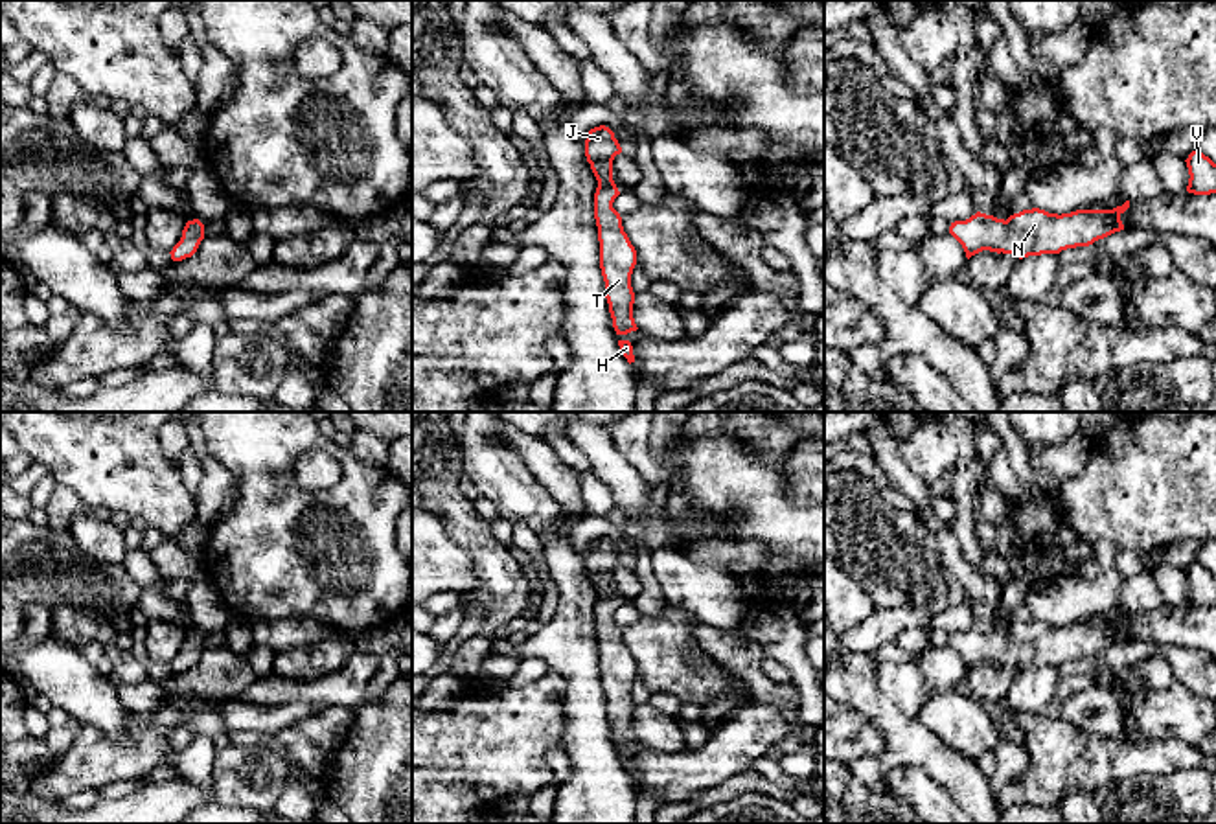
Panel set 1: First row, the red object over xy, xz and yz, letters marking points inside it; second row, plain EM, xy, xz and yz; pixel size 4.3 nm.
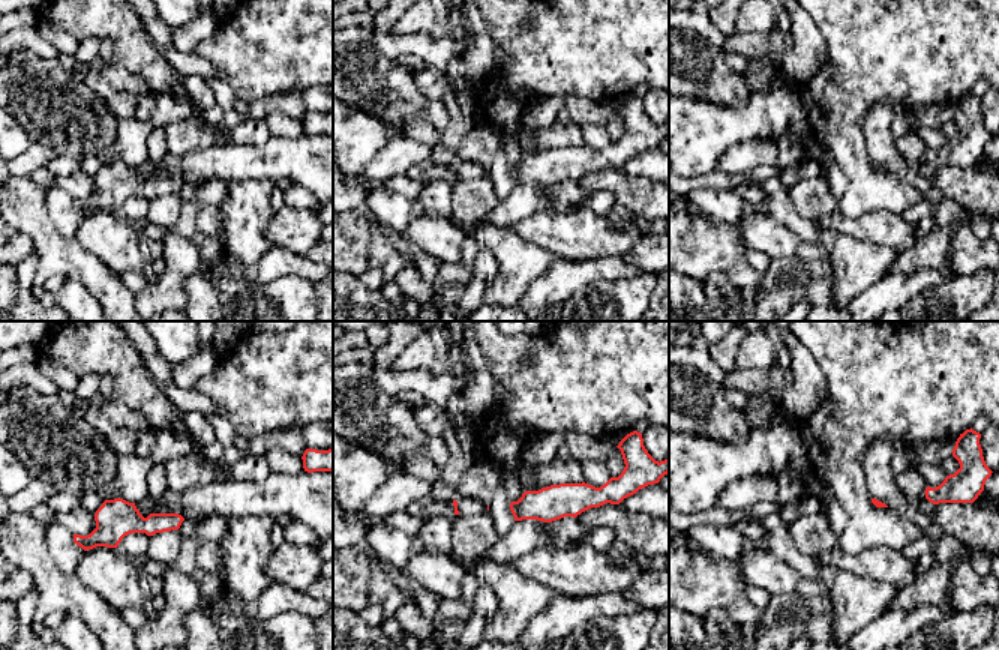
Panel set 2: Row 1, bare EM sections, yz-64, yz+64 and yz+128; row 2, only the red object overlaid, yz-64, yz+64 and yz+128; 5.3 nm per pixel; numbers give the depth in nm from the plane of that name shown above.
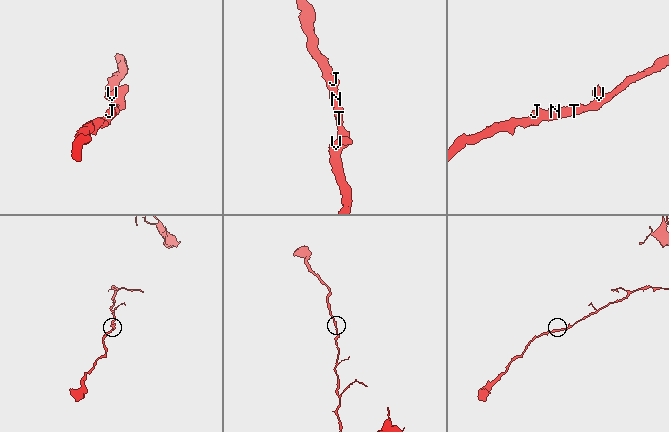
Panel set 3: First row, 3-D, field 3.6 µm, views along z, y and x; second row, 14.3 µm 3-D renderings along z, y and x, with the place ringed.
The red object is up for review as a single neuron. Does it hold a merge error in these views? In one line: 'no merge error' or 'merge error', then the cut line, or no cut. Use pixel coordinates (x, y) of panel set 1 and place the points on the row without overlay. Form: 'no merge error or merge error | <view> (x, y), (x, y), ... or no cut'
no merge error | no cut

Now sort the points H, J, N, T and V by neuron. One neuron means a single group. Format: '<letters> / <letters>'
H J N T V

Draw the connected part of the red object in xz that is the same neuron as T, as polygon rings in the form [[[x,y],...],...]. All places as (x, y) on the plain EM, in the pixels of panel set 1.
[[[594,539],[585,552],[585,568],[598,592],[594,605],[594,631],[600,653],[600,681],[605,693],[605,710],[616,747],[637,743],[633,730],[635,704],[631,686],[637,677],[637,662],[622,638],[620,625],[613,620],[620,607],[613,592],[613,572],[622,565],[614,544]]]

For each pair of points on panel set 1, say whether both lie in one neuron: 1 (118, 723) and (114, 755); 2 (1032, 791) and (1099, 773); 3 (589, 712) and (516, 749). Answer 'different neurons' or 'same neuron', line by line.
1: different neurons
2: different neurons
3: different neurons

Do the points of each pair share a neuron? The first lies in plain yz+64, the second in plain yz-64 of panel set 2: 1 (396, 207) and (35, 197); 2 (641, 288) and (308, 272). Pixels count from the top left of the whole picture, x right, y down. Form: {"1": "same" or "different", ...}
{"1": "different", "2": "different"}

